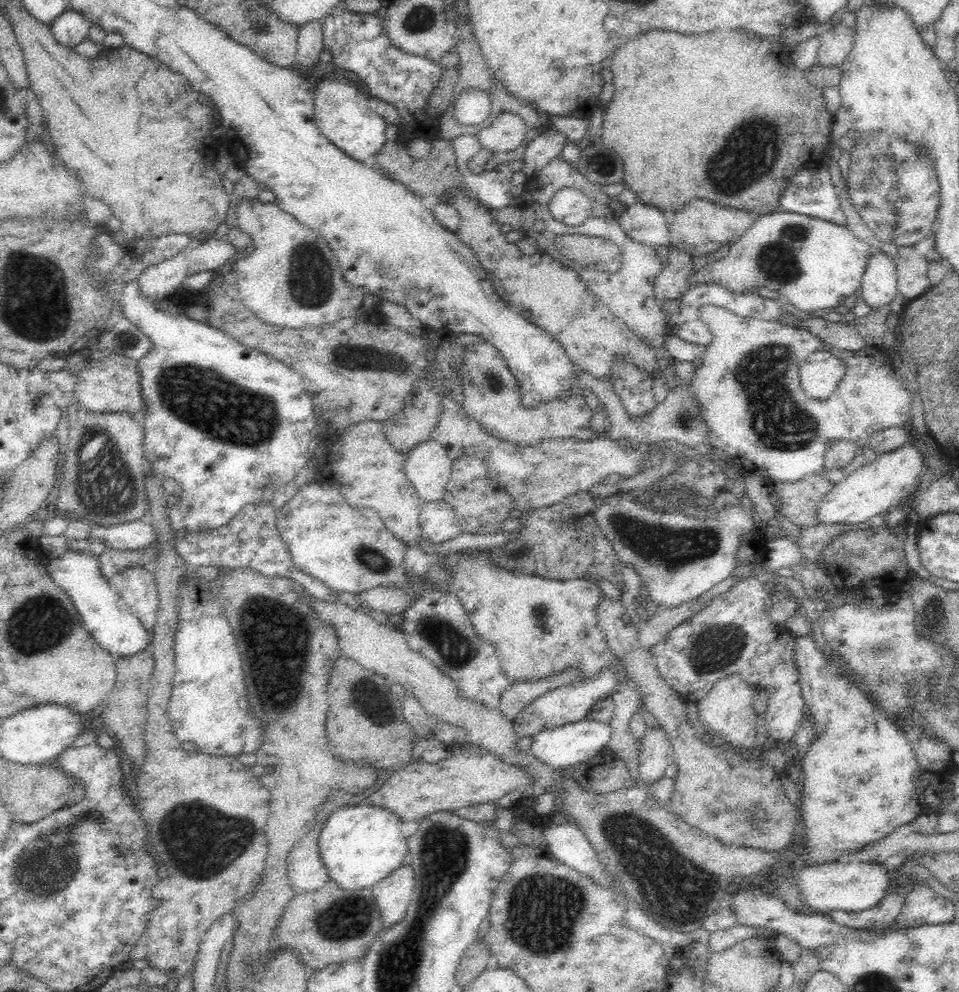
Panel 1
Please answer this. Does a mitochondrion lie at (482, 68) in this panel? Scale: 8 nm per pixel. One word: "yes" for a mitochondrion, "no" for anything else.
no

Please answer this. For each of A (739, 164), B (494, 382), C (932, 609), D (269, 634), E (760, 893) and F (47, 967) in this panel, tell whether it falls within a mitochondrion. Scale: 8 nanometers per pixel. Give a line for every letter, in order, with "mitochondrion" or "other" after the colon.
A: mitochondrion
B: mitochondrion
C: mitochondrion
D: mitochondrion
E: other
F: other

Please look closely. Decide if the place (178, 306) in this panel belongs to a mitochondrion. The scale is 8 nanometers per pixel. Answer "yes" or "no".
no

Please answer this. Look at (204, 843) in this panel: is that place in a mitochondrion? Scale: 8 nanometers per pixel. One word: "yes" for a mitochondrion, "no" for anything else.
yes

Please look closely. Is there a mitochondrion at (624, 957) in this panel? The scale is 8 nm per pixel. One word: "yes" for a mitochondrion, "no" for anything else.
no

